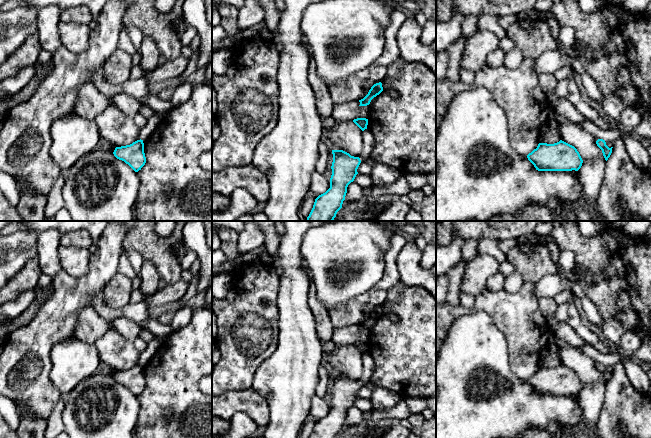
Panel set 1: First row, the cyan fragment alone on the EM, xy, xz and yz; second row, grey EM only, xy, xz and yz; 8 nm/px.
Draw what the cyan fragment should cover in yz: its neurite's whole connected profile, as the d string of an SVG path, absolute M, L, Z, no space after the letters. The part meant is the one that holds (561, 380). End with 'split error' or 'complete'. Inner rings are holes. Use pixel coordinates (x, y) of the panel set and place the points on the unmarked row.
M562 364L554 368L539 367L527 382L538 395L578 395L583 387L577 373Z | complete

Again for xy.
M137 364L130 369L116 371L114 380L128 388L135 396L141 394L146 387L143 364Z | complete

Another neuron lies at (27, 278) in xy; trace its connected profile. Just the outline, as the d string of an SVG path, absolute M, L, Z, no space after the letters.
M37 257L31 258L24 267L13 275L7 284L0 289L0 306L16 300L21 293L37 286L42 271Z

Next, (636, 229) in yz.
M627 221L623 231L632 238L644 238L651 221Z

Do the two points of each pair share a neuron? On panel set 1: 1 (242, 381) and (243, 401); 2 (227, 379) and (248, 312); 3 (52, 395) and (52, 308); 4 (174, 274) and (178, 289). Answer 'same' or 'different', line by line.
1: different
2: same
3: same
4: different

